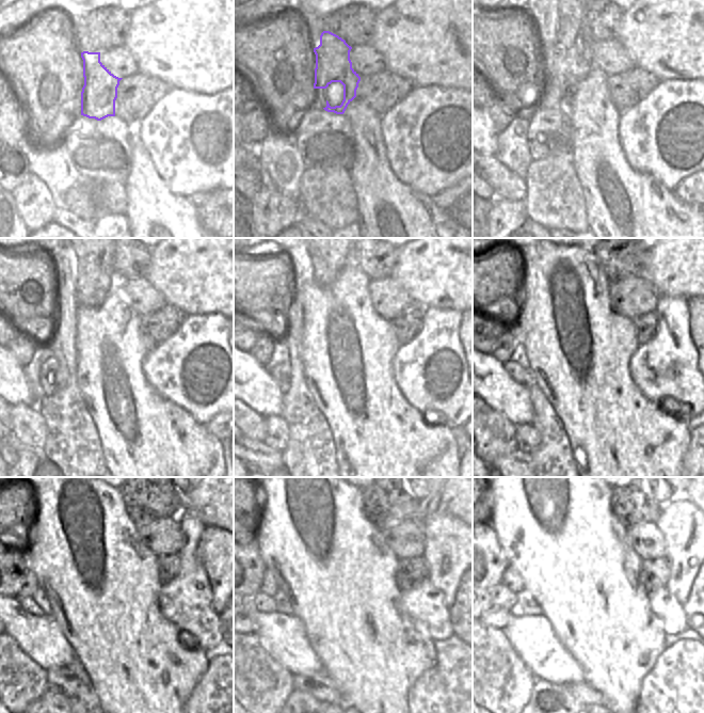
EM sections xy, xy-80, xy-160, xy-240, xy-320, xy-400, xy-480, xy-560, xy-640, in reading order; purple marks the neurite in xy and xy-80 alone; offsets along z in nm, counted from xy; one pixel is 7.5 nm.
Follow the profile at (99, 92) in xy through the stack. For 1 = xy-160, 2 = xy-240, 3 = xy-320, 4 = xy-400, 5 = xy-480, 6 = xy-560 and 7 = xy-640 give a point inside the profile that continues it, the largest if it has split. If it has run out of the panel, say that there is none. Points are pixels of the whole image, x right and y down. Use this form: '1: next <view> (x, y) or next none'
1: next xy-160 (574, 48)
2: next xy-240 (96, 275)
3: next xy-320 (329, 259)
4: next none
5: next none
6: next none
7: next none

